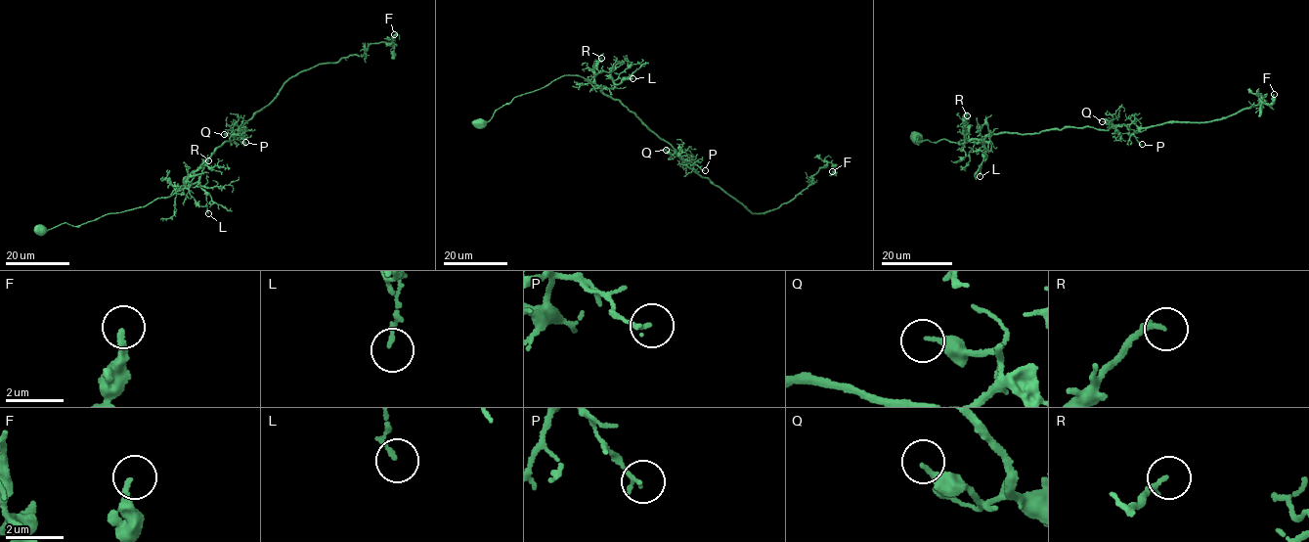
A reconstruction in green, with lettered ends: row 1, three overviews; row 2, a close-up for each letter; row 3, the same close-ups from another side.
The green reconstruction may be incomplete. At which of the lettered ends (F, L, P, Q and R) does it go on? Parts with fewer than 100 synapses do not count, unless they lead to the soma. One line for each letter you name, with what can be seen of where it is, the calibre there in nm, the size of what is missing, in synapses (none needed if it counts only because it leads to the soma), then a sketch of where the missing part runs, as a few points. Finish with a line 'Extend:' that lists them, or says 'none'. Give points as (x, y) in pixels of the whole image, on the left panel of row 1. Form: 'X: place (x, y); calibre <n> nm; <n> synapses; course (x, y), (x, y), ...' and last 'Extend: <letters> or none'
Extend: none

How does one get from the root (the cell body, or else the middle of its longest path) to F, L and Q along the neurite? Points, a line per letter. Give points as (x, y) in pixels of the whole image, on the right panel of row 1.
F: (915, 137), (919, 144), (963, 144), (1069, 127), (1204, 123), (1261, 107), (1261, 95), (1271, 104), (1274, 94)
L: (915, 137), (921, 140), (918, 137), (919, 144), (944, 139), (963, 144), (990, 142), (980, 176)
Q: (915, 137), (919, 144), (944, 139), (963, 144), (999, 133), (1111, 127), (1102, 121)

